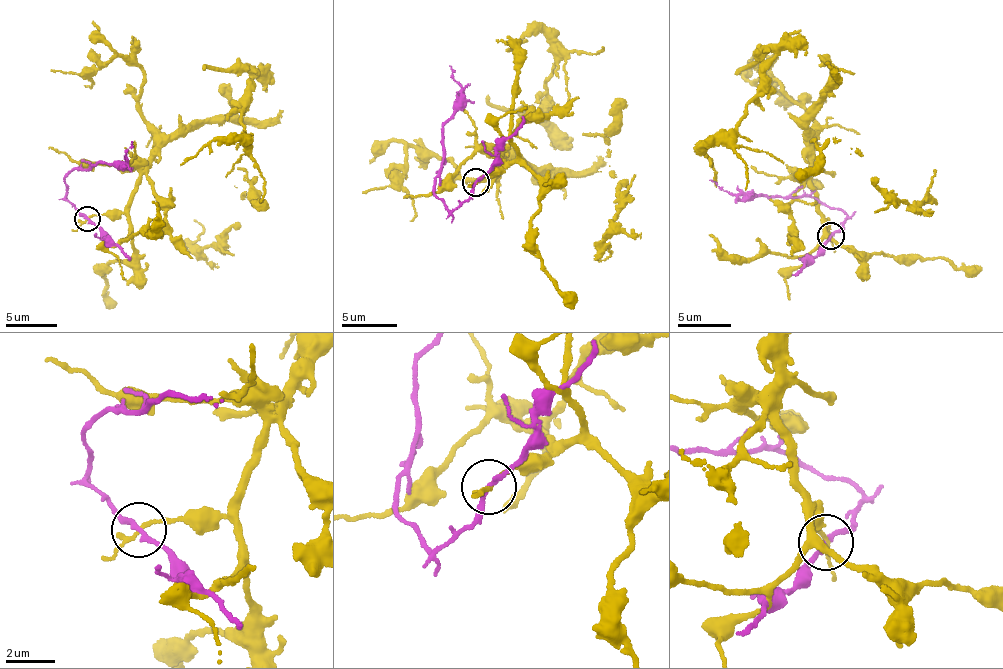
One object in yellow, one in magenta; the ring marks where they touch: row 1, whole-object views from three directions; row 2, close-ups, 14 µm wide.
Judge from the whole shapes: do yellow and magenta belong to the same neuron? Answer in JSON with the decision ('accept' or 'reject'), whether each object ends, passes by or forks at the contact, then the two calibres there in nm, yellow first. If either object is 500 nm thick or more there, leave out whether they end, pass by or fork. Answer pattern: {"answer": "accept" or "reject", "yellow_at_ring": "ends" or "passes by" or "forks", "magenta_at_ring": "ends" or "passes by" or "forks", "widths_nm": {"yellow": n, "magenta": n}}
{"answer": "reject", "yellow_at_ring": "passes by", "magenta_at_ring": "passes by", "widths_nm": {"yellow": 160, "magenta": 200}}

